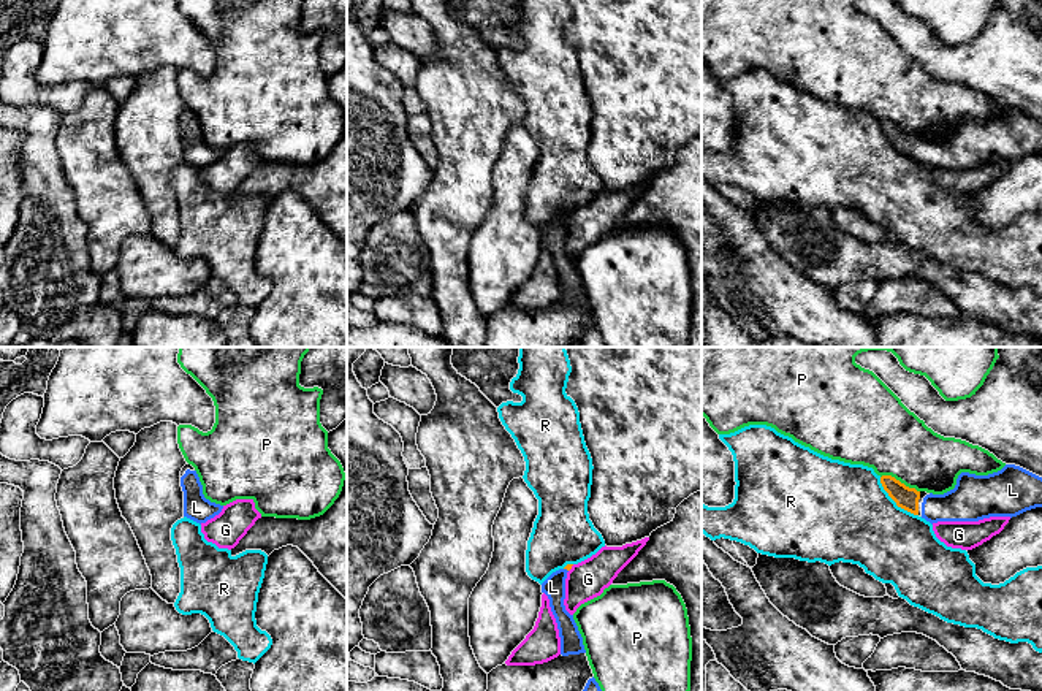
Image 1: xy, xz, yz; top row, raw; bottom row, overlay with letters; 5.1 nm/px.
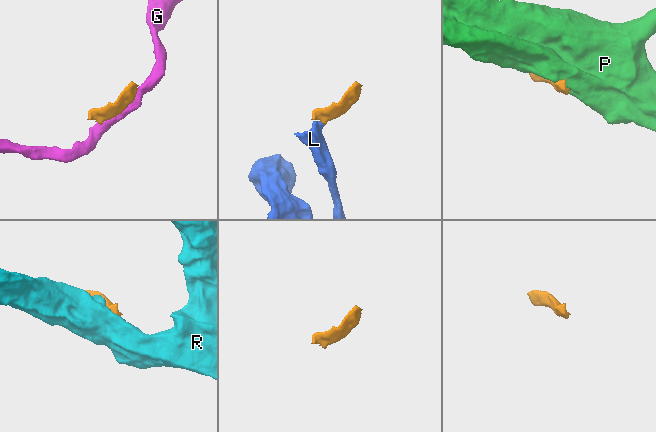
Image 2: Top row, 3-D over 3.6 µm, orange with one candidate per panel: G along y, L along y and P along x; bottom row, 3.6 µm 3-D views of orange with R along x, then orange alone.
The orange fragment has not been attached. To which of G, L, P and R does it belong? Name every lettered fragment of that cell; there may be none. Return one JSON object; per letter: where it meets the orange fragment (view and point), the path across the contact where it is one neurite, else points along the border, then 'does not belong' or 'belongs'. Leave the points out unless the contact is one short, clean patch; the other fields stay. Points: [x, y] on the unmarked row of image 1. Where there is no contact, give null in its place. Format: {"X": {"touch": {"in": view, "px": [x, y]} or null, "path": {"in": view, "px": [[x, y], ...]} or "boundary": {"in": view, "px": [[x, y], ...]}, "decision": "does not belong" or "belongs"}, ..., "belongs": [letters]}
{"G": {"touch": {"in": "xz", "px": [570, 213]}, "decision": "does not belong"}, "L": {"touch": {"in": "xz", "px": [566, 213]}, "path": {"in": "xz", "px": [[569, 211], [566, 213], [553, 232]]}, "decision": "belongs"}, "P": {"touch": {"in": "yz", "px": [898, 125]}, "decision": "does not belong"}, "R": {"touch": {"in": "yz", "px": [893, 145]}, "decision": "does not belong"}, "belongs": ["L"]}

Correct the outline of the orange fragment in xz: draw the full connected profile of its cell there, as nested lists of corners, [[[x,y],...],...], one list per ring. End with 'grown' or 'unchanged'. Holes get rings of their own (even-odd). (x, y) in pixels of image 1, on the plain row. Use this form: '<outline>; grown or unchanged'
[[[567,209],[564,214],[553,217],[542,228],[542,238],[548,241],[551,257],[557,268],[562,301],[586,298],[584,290],[583,290],[583,282],[578,276],[573,260],[570,260],[564,250],[565,223],[572,211],[573,209]]]; grown

